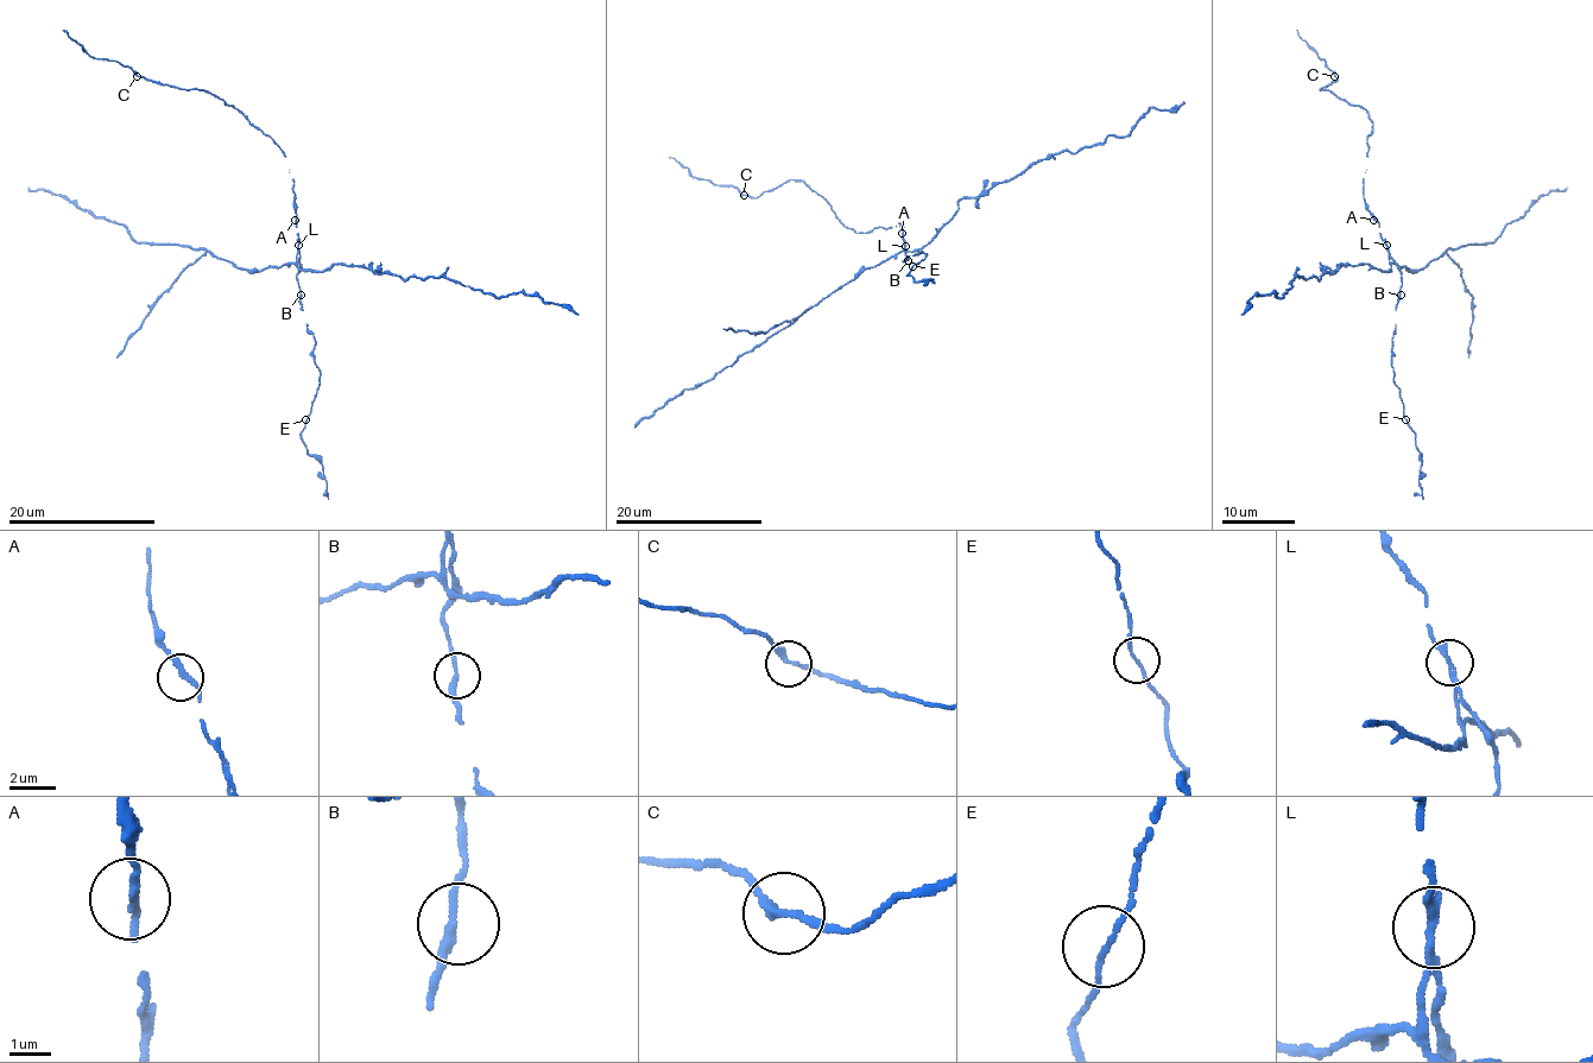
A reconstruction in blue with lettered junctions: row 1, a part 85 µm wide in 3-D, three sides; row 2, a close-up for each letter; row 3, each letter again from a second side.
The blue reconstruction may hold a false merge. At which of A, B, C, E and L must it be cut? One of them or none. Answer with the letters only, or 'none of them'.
L

